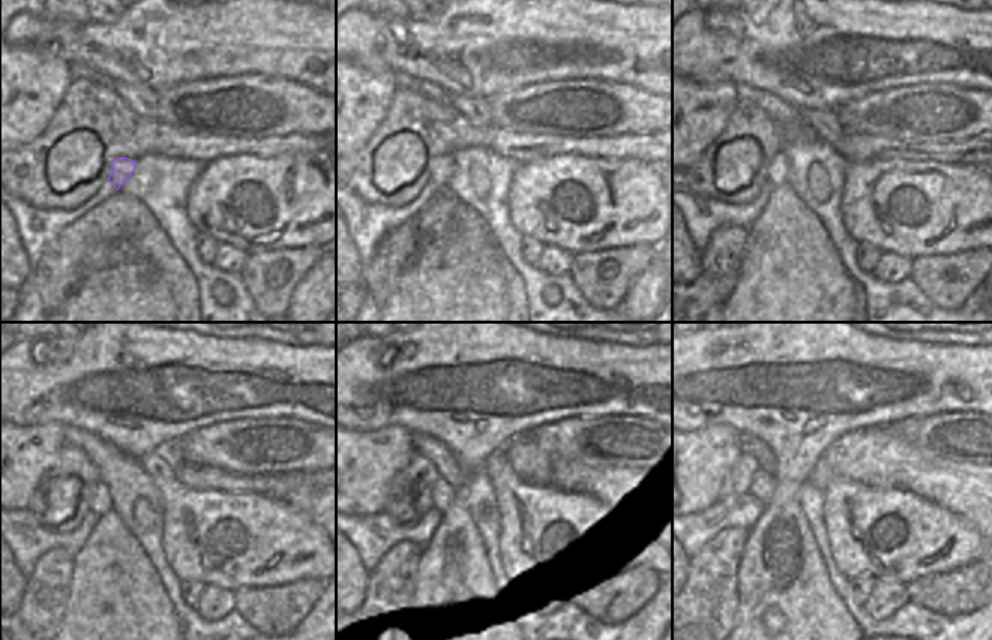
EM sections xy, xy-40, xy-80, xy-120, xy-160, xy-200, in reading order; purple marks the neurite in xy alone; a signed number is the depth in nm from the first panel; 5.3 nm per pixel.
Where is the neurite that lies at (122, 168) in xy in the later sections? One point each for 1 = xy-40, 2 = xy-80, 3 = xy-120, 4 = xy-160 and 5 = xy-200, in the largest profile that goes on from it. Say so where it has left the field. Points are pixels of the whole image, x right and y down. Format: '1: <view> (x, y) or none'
1: xy-40 (441, 167)
2: xy-80 (776, 167)
3: xy-120 (101, 504)
4: xy-160 (441, 493)
5: xy-200 (761, 487)

